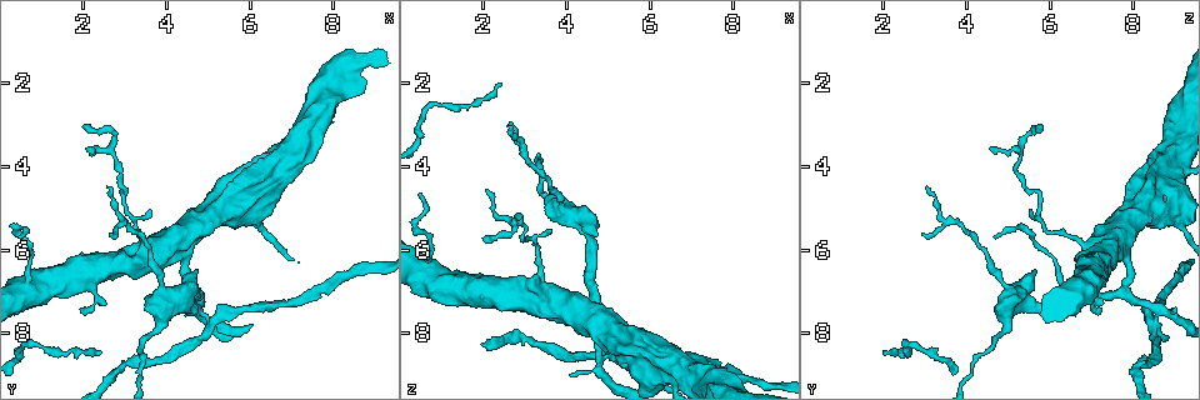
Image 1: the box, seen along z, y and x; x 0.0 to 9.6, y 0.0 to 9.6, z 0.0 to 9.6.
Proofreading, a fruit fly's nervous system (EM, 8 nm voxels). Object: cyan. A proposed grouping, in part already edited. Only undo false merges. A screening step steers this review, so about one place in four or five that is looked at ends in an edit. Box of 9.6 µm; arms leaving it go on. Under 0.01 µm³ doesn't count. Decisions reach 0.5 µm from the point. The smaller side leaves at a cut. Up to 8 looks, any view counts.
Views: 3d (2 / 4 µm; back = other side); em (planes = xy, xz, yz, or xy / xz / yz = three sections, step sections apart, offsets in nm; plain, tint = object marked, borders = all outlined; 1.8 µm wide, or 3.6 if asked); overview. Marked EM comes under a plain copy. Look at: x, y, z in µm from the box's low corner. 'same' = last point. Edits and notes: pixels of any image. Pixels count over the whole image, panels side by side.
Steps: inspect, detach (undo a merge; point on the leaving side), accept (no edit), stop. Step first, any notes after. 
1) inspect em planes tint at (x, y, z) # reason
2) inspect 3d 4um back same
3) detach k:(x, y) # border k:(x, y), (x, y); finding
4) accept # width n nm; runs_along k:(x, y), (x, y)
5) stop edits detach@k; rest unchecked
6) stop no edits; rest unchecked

inspect 3d 4um at (5.10, 7.85, 8.50) # four or more arms meet

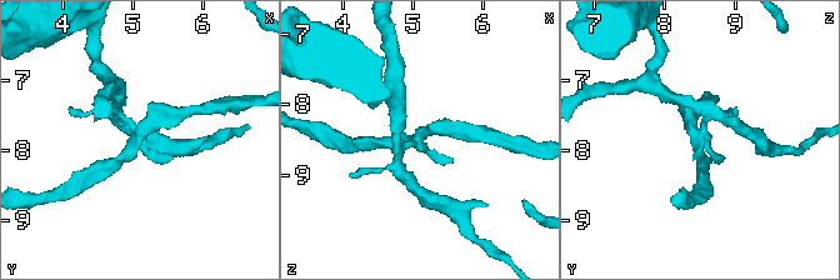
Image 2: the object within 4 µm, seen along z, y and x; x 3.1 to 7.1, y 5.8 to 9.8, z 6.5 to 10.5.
inspect em planes tint at (5.05, 7.80, 8.55)

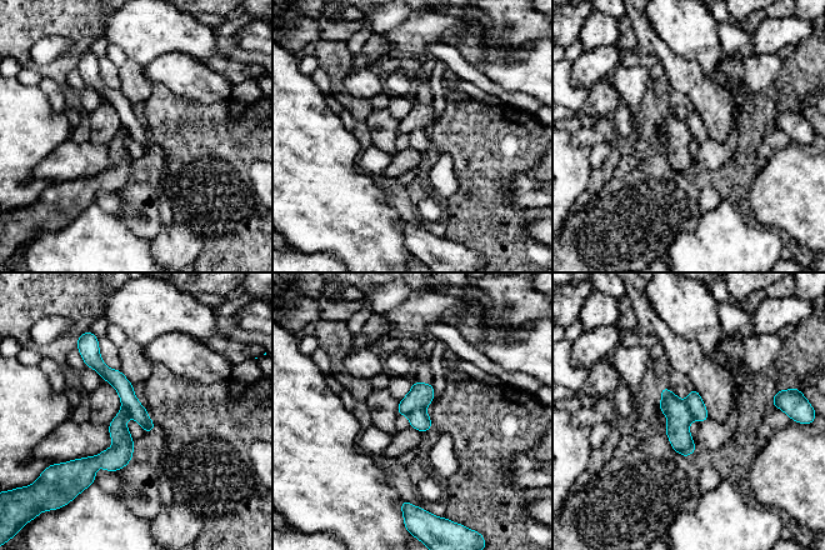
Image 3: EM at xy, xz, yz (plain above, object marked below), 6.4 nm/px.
detach 3:(679, 416) # border 3:(685, 401), (693, 418); two neurons meet here

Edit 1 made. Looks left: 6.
inspect 3d 4um back at (3.45, 6.05, 6.95) # calibre changes

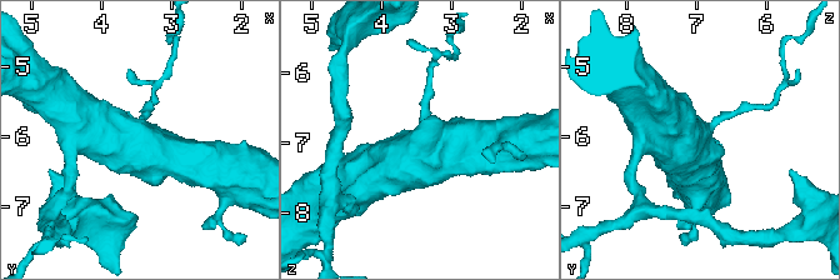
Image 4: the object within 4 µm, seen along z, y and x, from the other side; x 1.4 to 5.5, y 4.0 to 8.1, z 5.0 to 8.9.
inspect em 3.6um yz step 16 tint at (3.45, 6.05, 6.95) # need the tissue

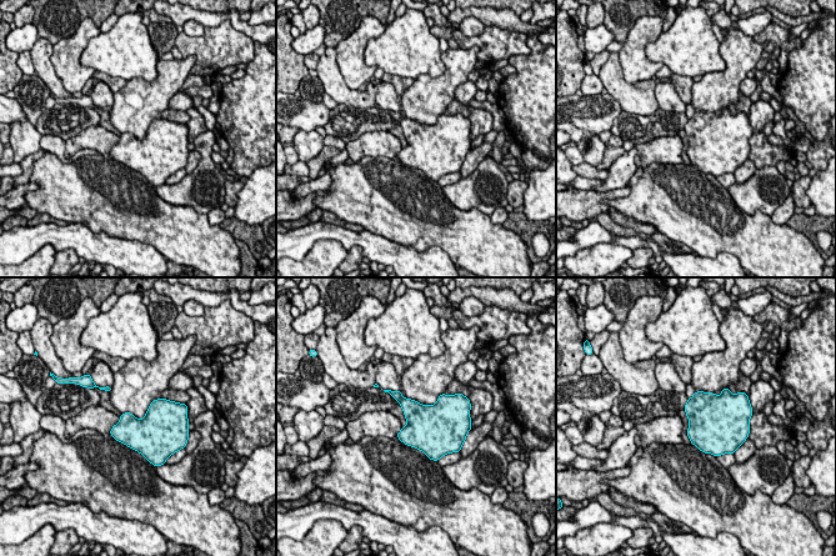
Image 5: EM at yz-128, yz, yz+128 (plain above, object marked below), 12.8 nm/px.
accept # all the same neuron

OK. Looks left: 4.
inspect em planes tint at (2.65, 3.20, 5.50) # abrupt turn

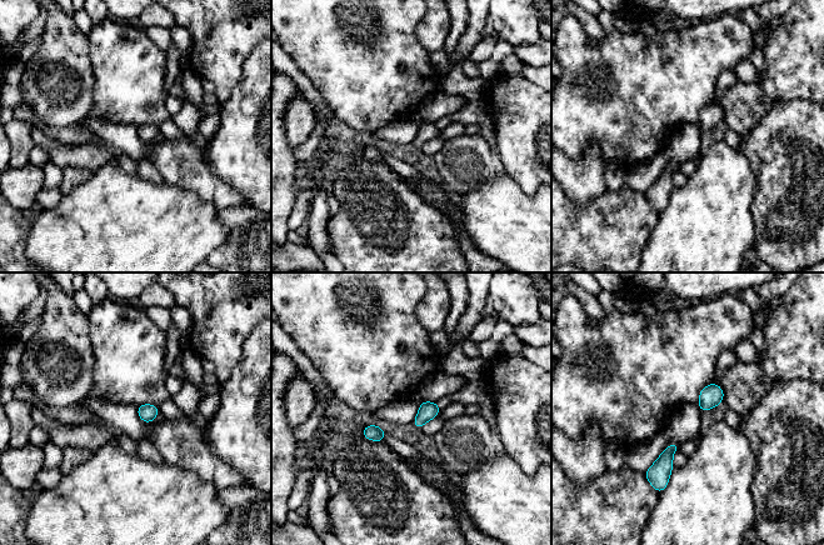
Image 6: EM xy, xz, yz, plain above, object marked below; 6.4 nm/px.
accept # one neuron here

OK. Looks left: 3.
stop edits detach@3; rest unchecked

